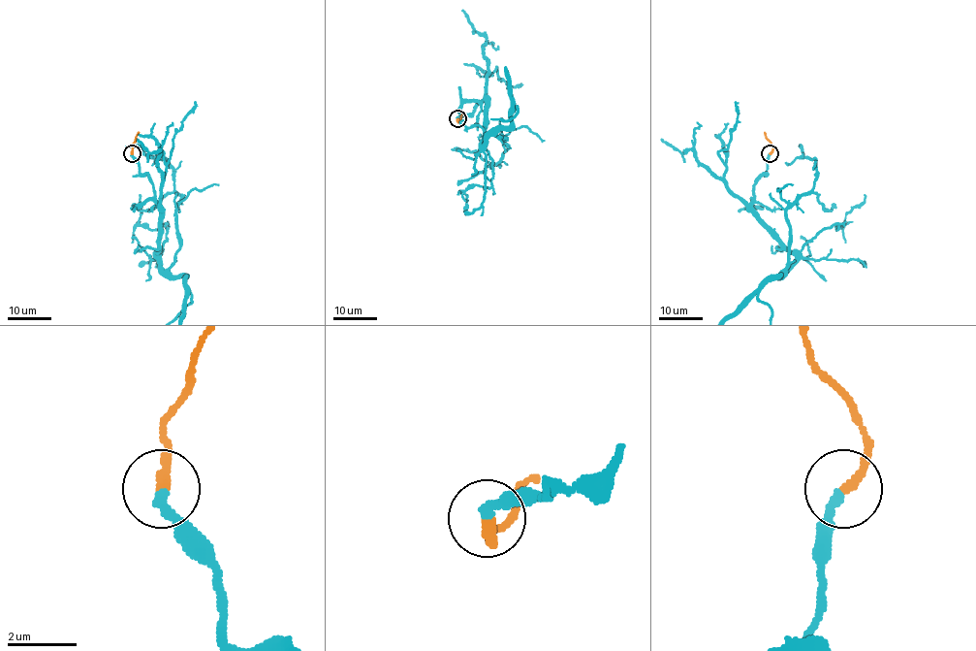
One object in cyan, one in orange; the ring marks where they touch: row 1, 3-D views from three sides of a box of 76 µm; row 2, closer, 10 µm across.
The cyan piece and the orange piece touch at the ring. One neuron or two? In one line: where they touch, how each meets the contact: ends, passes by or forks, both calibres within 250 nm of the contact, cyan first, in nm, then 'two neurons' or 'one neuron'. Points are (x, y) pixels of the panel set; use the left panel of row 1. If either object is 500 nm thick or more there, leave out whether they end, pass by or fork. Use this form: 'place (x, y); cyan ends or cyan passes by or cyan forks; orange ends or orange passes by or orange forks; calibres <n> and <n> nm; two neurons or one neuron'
place (132, 153); cyan ends; orange ends; calibres 280 and 280 nm; one neuron

